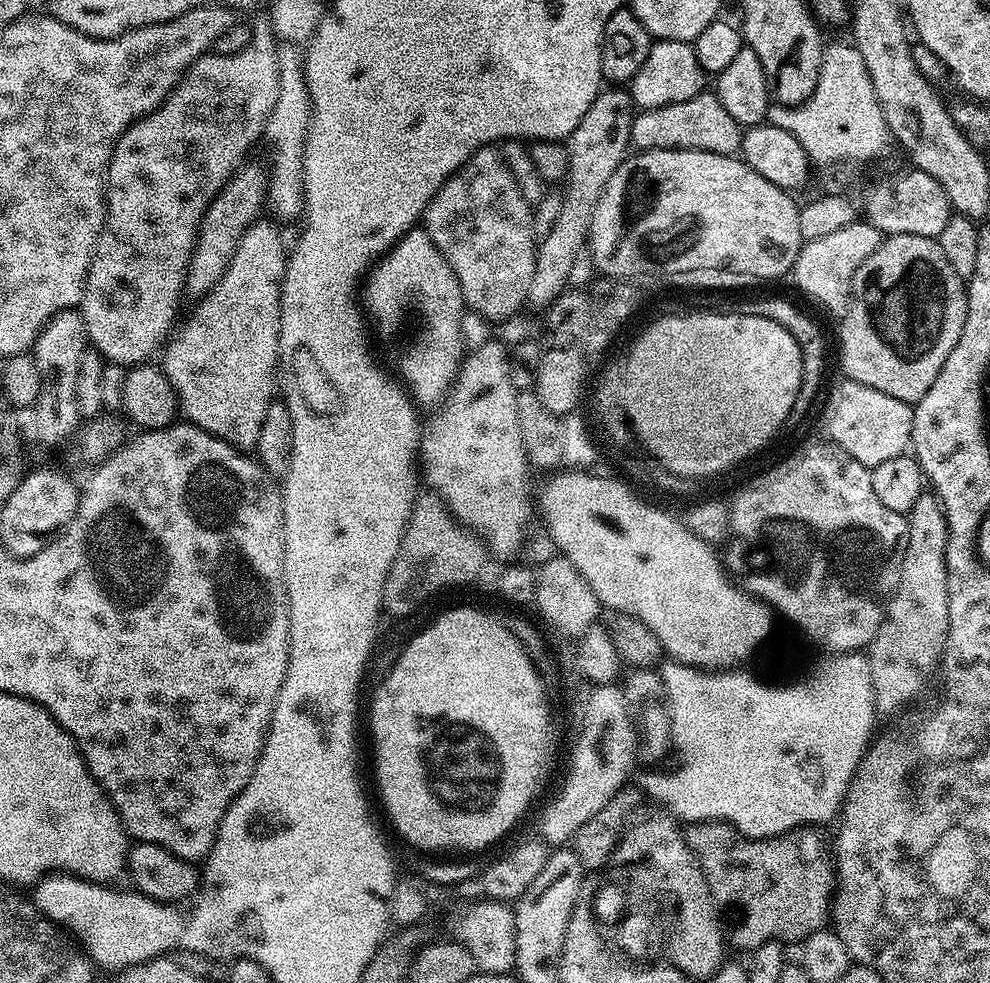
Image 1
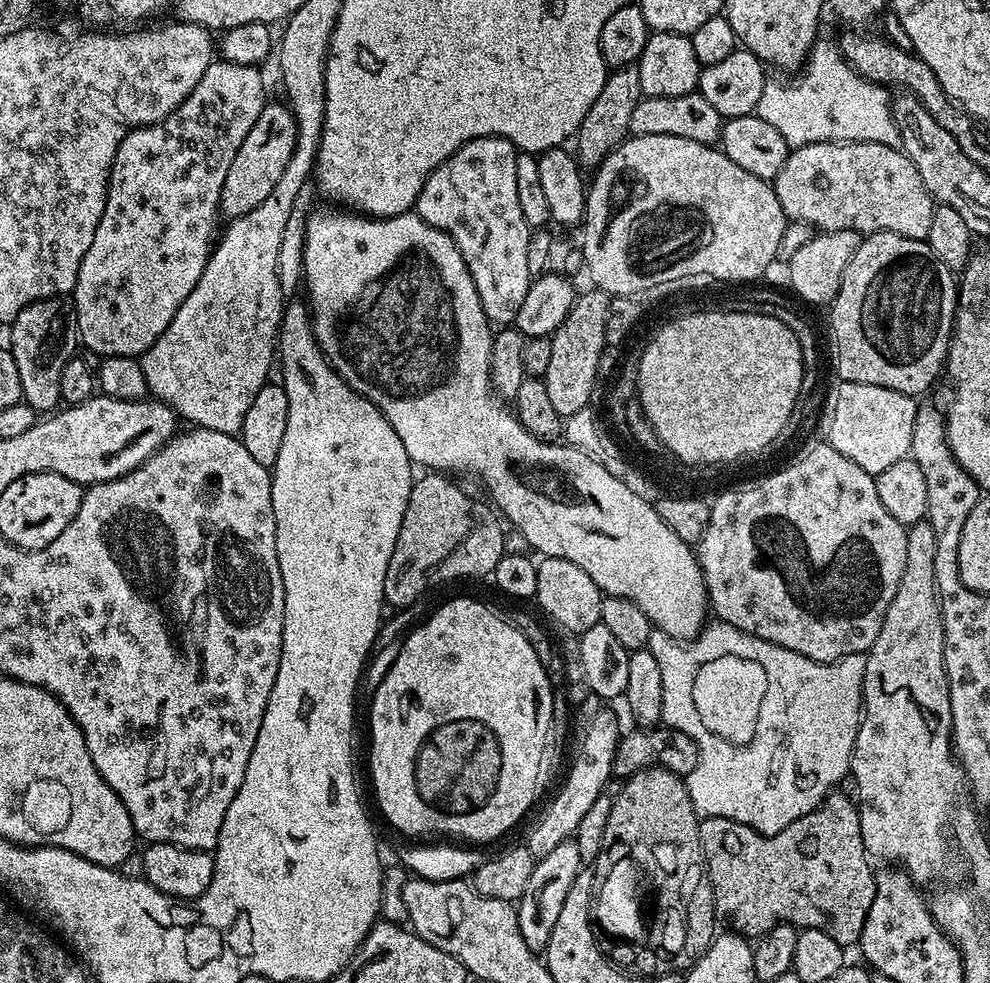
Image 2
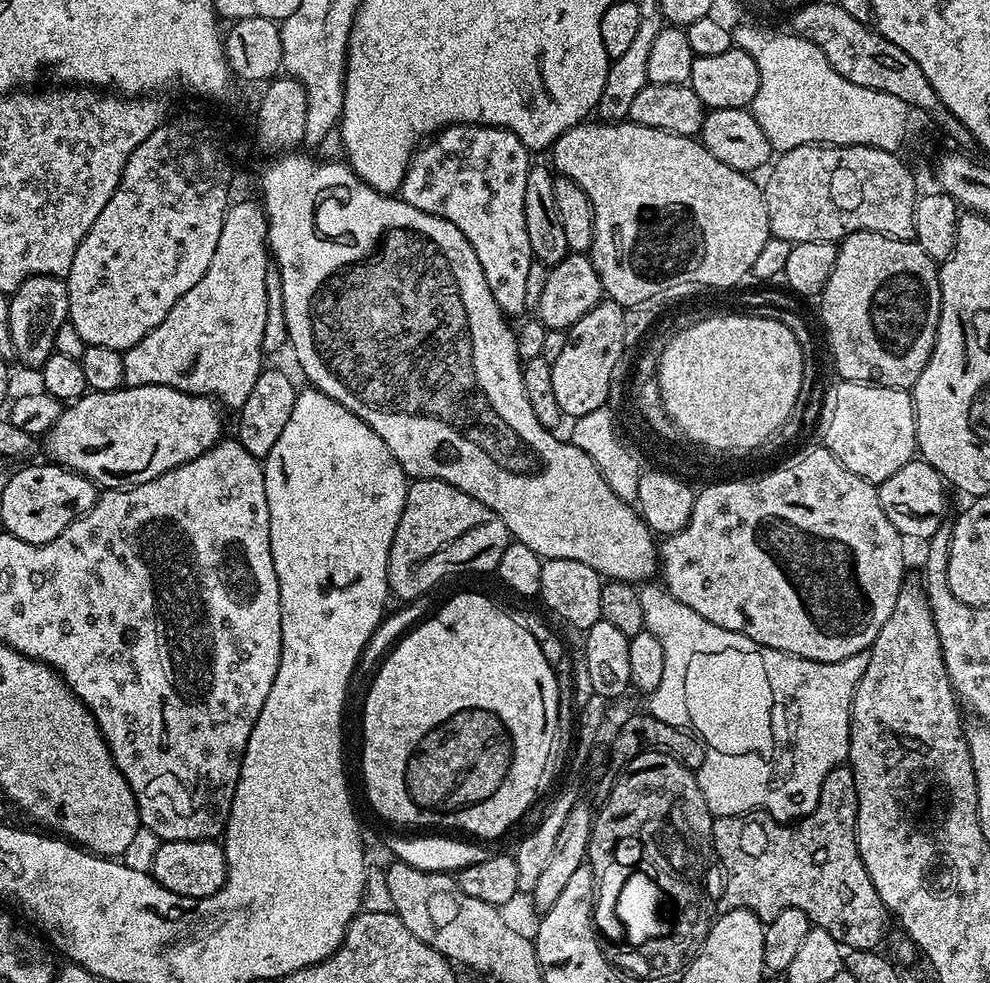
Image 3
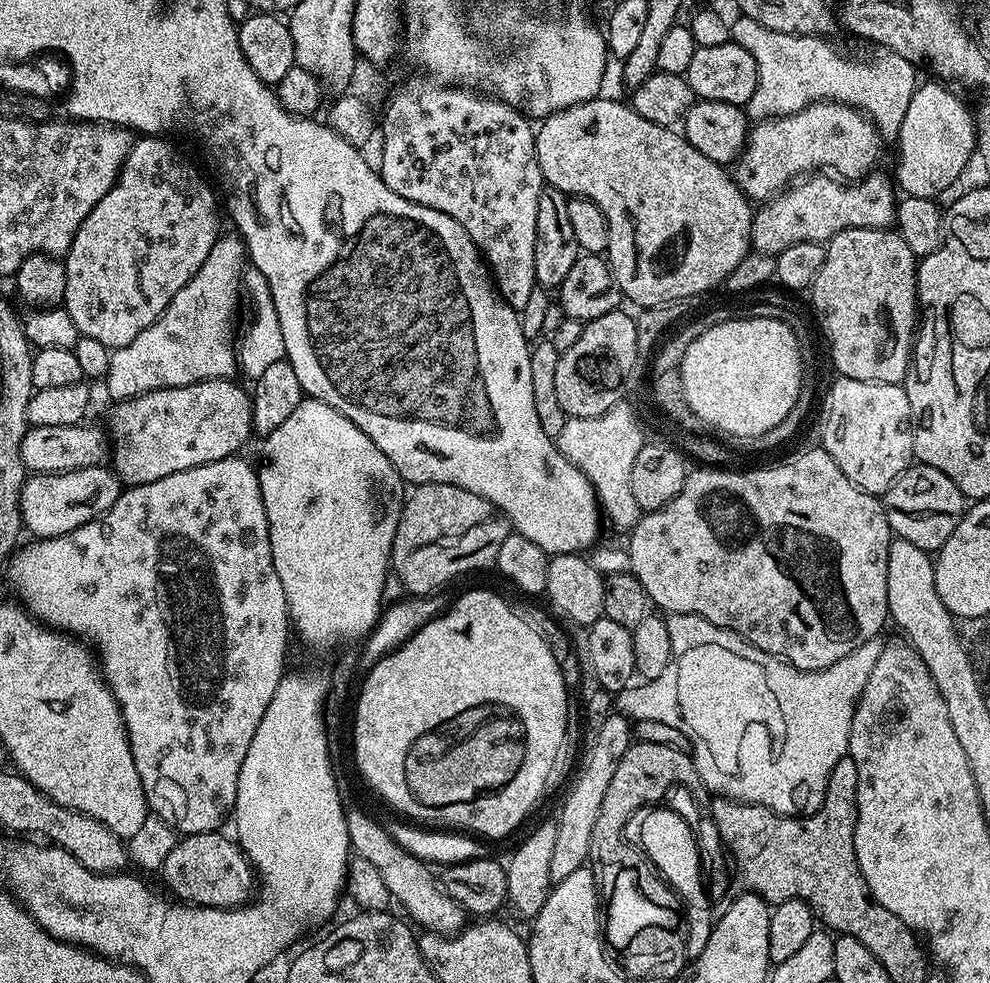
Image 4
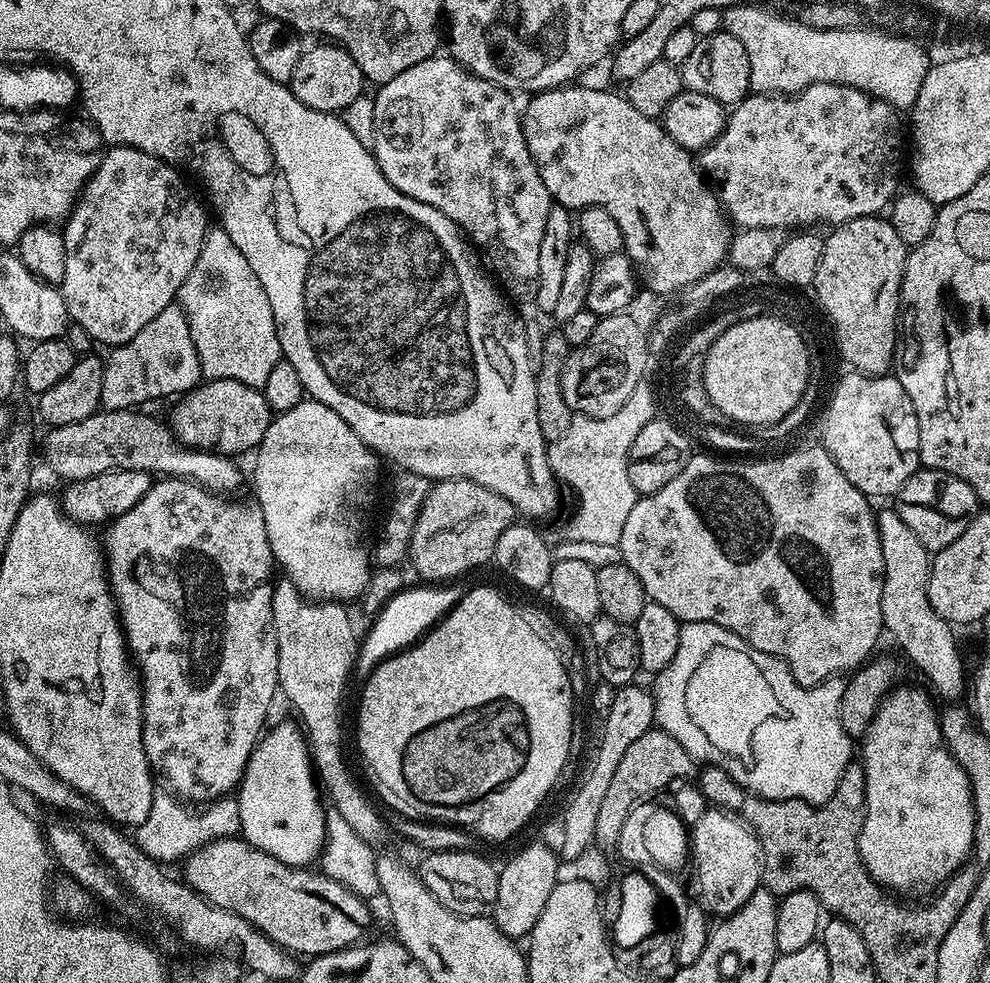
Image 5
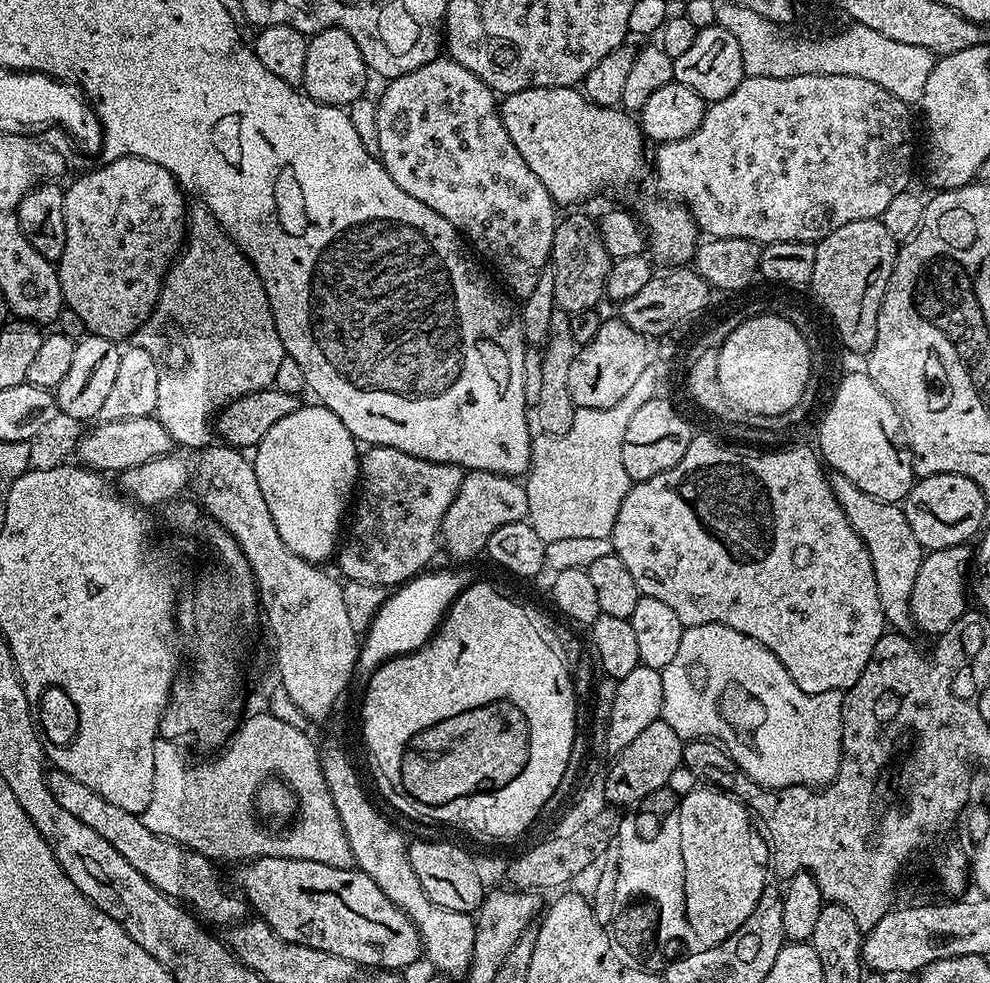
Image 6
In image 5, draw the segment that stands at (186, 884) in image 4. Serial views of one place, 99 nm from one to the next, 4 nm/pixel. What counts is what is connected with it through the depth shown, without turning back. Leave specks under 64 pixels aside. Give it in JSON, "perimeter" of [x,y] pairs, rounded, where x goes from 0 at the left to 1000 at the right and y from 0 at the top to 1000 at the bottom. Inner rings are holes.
{"perimeter":[[[229,850],[223,855],[203,859],[202,863],[189,871],[184,882],[186,898],[191,899],[200,909],[204,909],[204,914],[208,914],[216,922],[224,922],[224,926],[232,926],[248,934],[288,968],[302,970],[304,974],[307,972],[307,975],[328,973],[331,968],[357,963],[373,951],[372,943],[376,940],[373,921],[349,901],[345,901],[345,897],[337,897],[337,893],[311,881],[294,883],[289,877],[281,877],[281,873],[261,865],[245,852]]]}

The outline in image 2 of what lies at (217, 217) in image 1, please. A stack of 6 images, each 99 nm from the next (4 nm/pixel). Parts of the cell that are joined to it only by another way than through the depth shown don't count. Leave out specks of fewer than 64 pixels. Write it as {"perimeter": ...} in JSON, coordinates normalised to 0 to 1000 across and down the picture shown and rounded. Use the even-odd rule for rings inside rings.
{"perimeter":[[[268,105],[265,116],[261,116],[261,124],[257,124],[253,136],[240,149],[240,157],[236,157],[236,165],[232,165],[232,173],[228,176],[228,185],[224,185],[221,215],[237,222],[257,214],[261,205],[273,201],[273,193],[281,189],[289,169],[293,165],[293,157],[299,152],[299,121],[290,105]]]}

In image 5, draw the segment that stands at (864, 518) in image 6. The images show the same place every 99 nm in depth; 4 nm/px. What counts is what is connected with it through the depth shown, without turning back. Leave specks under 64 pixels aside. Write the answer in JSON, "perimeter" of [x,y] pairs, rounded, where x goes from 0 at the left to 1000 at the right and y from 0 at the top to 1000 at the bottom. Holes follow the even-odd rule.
{"perimeter":[[[897,515],[897,517],[888,518],[885,521],[885,534],[887,535],[887,543],[891,551],[891,572],[893,573],[893,591],[891,592],[891,629],[893,630],[893,638],[896,646],[901,646],[905,650],[905,655],[911,662],[917,666],[917,671],[934,688],[935,691],[941,695],[940,703],[946,709],[958,712],[954,714],[966,714],[970,707],[974,704],[974,671],[970,668],[970,659],[966,656],[966,647],[963,636],[956,634],[947,625],[943,625],[943,616],[939,616],[939,608],[937,607],[937,580],[939,577],[939,563],[935,555],[931,555],[931,551],[927,551],[927,546],[923,544],[923,539],[919,539],[919,535],[915,535],[915,531],[911,531],[911,527],[905,522],[904,516]]]}

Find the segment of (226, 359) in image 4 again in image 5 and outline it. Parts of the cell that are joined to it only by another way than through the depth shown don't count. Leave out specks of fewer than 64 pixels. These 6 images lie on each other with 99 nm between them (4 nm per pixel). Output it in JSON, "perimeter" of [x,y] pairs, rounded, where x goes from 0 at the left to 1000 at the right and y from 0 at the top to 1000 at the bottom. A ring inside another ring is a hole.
{"perimeter":[[[174,308],[164,315],[164,319],[156,322],[156,328],[147,328],[131,348],[116,351],[113,358],[105,366],[105,379],[103,380],[103,405],[101,406],[101,415],[106,419],[132,415],[134,417],[145,413],[148,407],[162,407],[165,403],[177,404],[179,401],[193,399],[199,391],[203,390],[202,365],[198,359],[198,353],[192,340],[190,325],[186,314],[181,308]]]}

